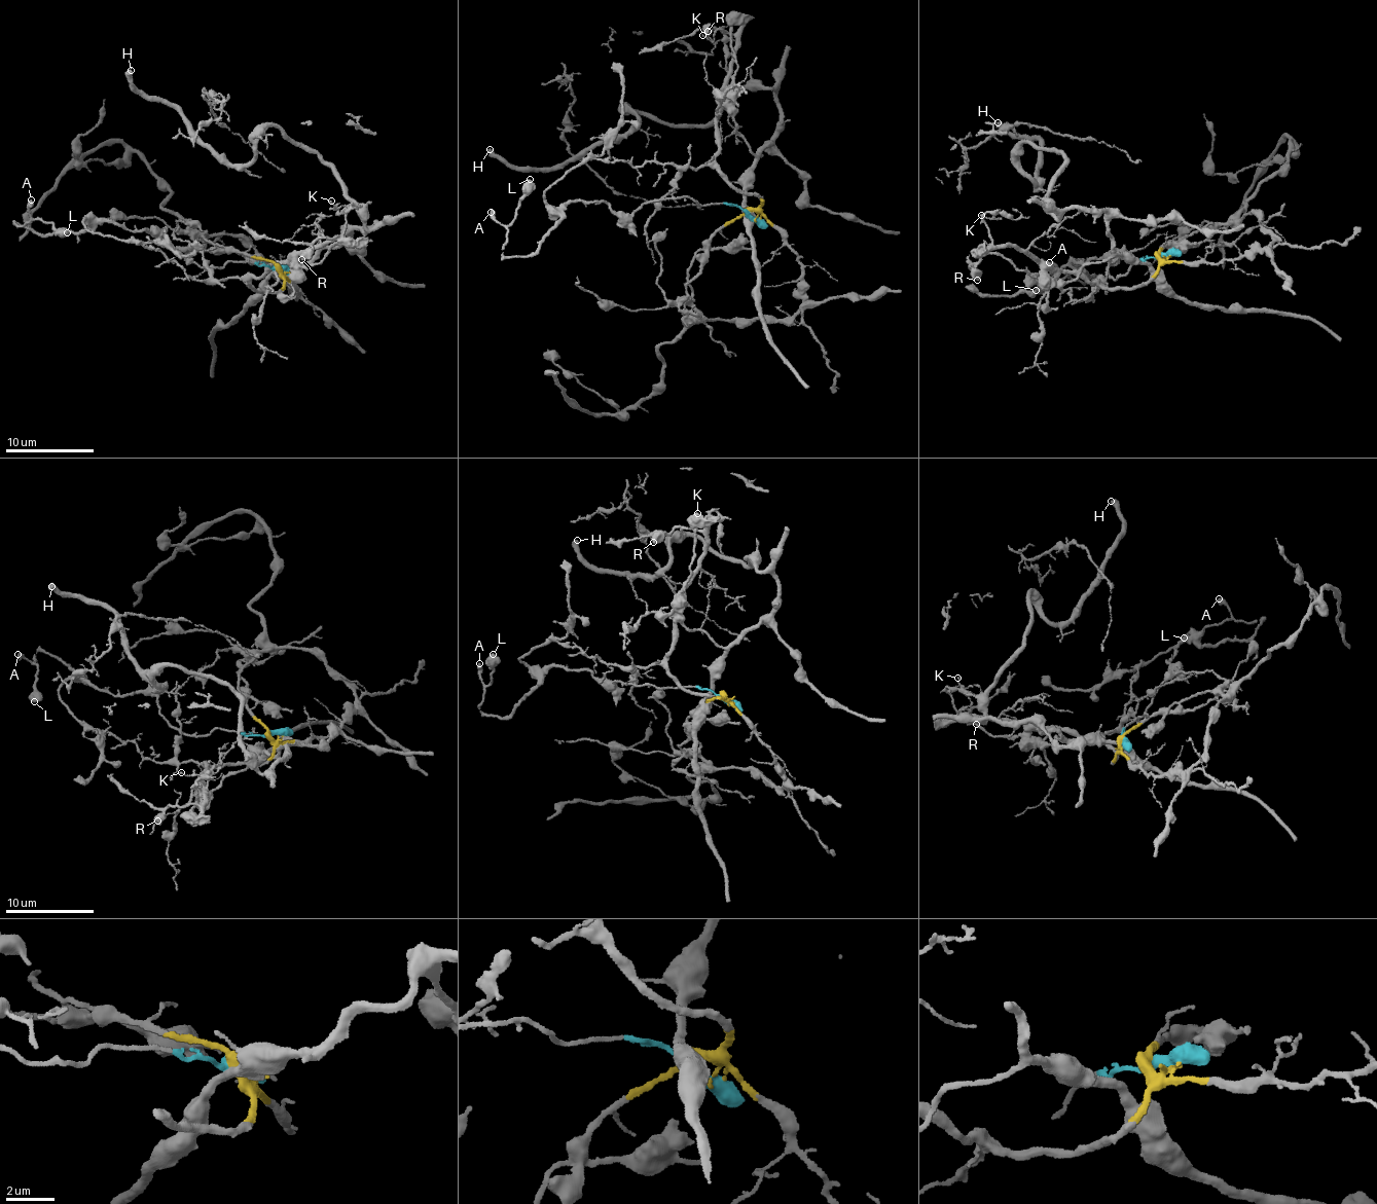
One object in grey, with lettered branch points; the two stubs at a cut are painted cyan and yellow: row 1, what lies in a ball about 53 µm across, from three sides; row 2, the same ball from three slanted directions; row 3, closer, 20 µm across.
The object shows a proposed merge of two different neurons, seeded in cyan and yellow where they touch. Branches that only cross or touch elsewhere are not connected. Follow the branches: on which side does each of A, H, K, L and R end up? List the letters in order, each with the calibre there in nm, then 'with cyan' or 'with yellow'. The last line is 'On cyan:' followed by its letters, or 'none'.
A: calibre 400 nm; with cyan
H: calibre 480 nm; with yellow
K: calibre 130 nm; with yellow
L: calibre 600 nm; with cyan
R: calibre 650 nm; with yellow
On cyan: A, L

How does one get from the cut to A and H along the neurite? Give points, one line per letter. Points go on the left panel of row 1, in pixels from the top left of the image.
A: (276, 267), (248, 261), (197, 266), (164, 236), (102, 222), (45, 234), (14, 225), (30, 221), (32, 199)
H: (276, 267), (281, 289), (251, 286), (377, 222), (282, 131), (233, 165), (135, 92), (132, 70)

